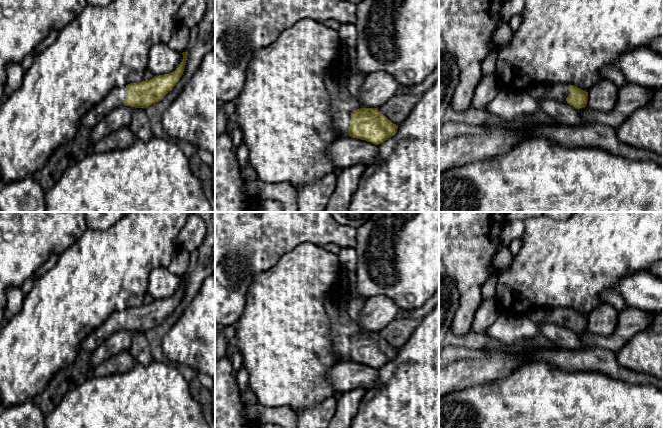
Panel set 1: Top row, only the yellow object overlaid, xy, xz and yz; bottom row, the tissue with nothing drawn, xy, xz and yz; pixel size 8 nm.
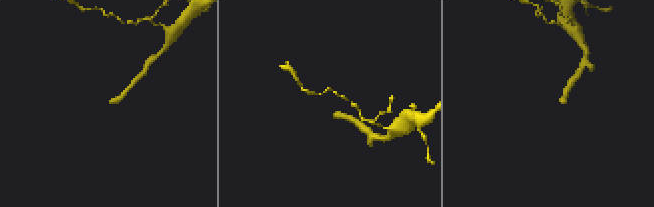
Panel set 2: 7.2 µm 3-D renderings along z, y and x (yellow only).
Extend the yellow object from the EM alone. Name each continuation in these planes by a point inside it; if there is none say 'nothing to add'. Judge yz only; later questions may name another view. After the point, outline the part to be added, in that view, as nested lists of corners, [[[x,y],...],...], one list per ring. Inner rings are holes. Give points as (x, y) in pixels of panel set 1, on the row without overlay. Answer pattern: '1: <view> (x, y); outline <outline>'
1: yz (559, 316); outline [[[557,308],[550,311],[546,311],[544,320],[537,326],[540,328],[544,323],[550,322],[563,327],[567,327],[567,320],[570,318],[568,309]]]

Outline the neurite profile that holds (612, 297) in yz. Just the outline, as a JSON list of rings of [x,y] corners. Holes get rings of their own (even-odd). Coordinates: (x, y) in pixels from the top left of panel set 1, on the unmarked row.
[[[605,290],[599,294],[599,297],[603,302],[612,305],[618,313],[628,307],[623,297],[616,290]]]

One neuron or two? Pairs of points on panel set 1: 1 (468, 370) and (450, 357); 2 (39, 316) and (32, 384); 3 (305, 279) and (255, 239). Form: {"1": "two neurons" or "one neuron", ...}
{"1": "one neuron", "2": "one neuron", "3": "two neurons"}

